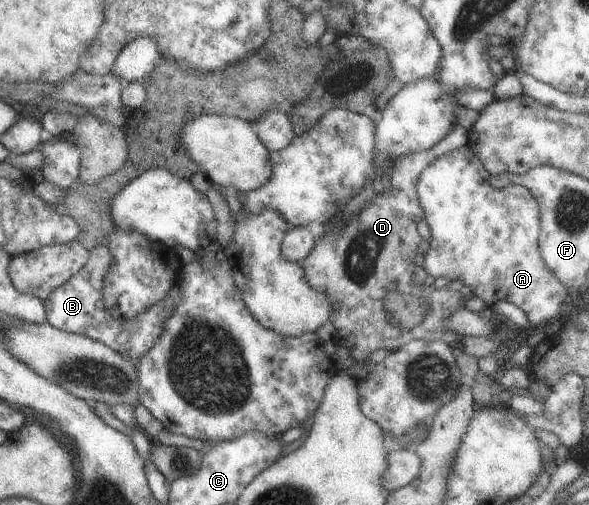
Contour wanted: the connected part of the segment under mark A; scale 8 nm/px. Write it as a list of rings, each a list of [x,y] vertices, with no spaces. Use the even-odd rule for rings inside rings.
[[[466,146],[439,155],[425,169],[421,169],[418,182],[415,183],[415,195],[417,205],[421,206],[422,226],[428,231],[428,249],[418,256],[417,263],[431,277],[443,277],[457,286],[470,287],[470,295],[482,300],[486,307],[499,299],[513,303],[525,313],[527,324],[538,330],[559,318],[561,303],[569,289],[553,277],[539,257],[539,211],[532,195],[527,189],[512,183],[493,189],[488,184],[488,175],[481,161]]]

